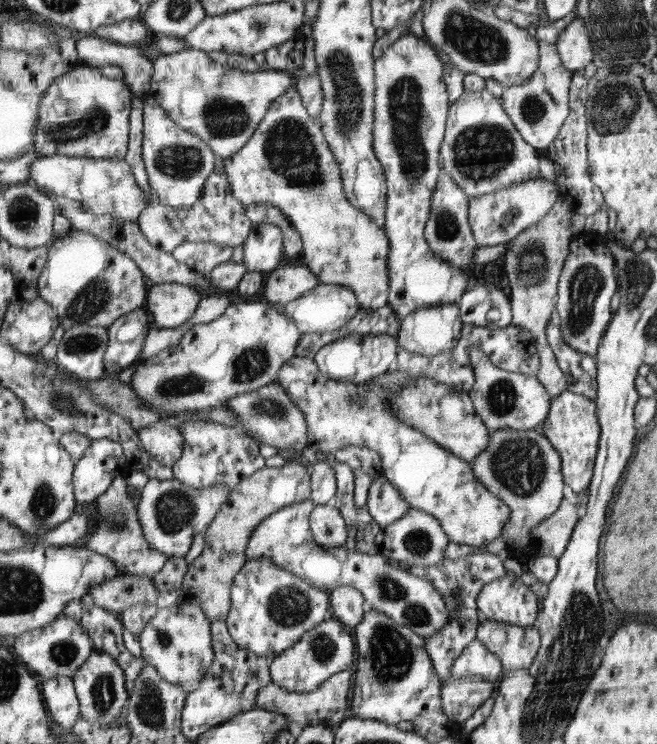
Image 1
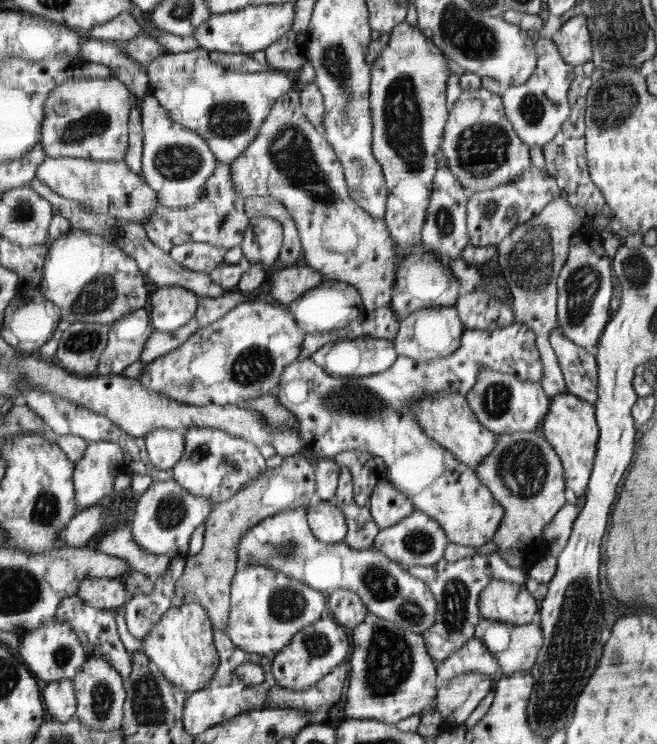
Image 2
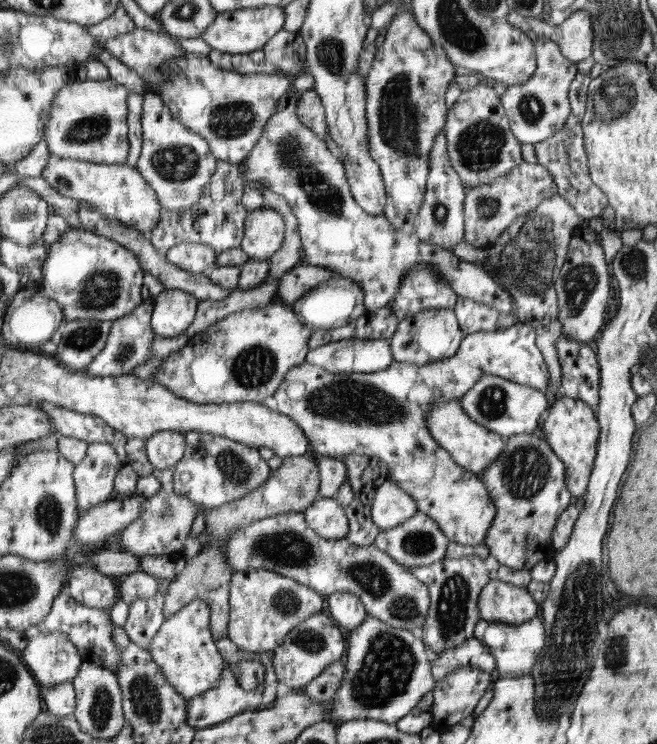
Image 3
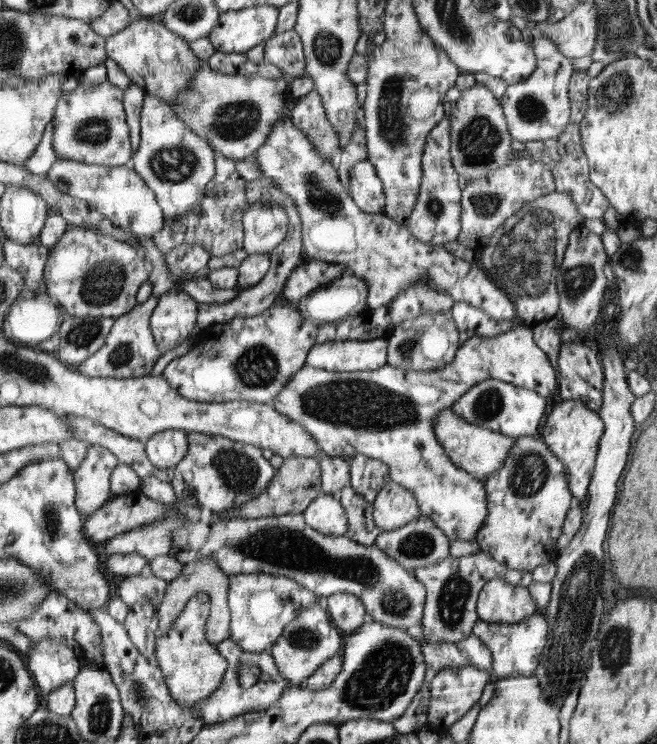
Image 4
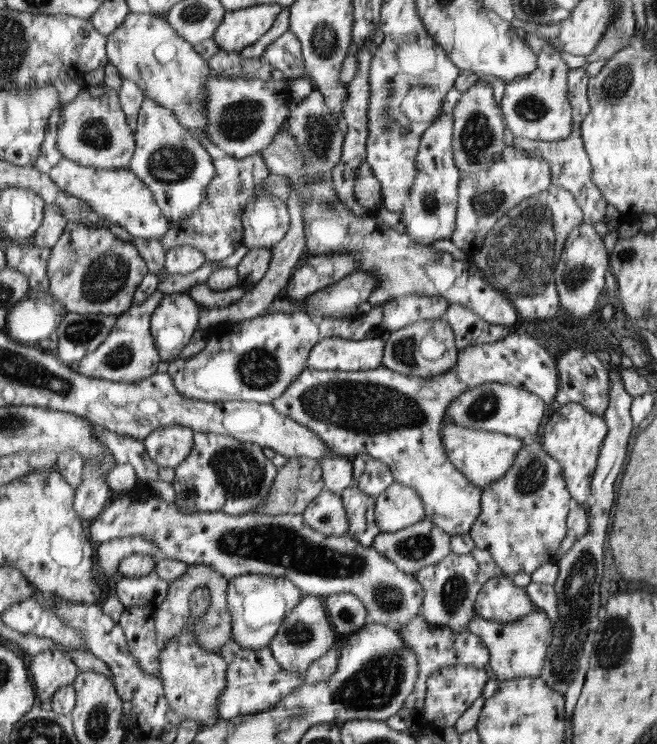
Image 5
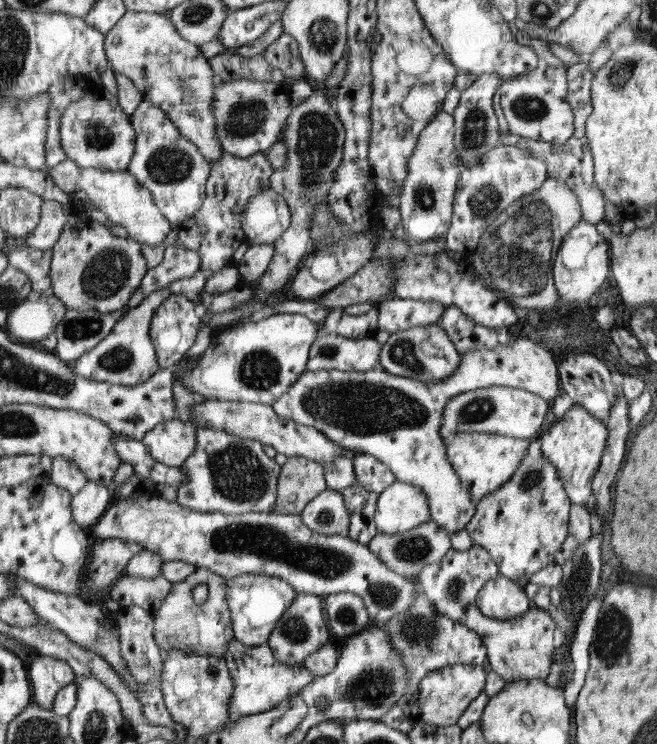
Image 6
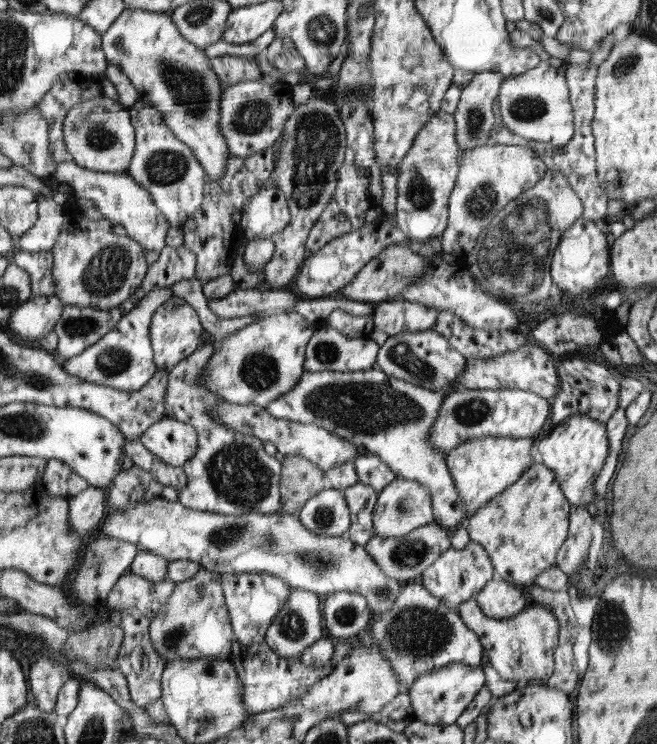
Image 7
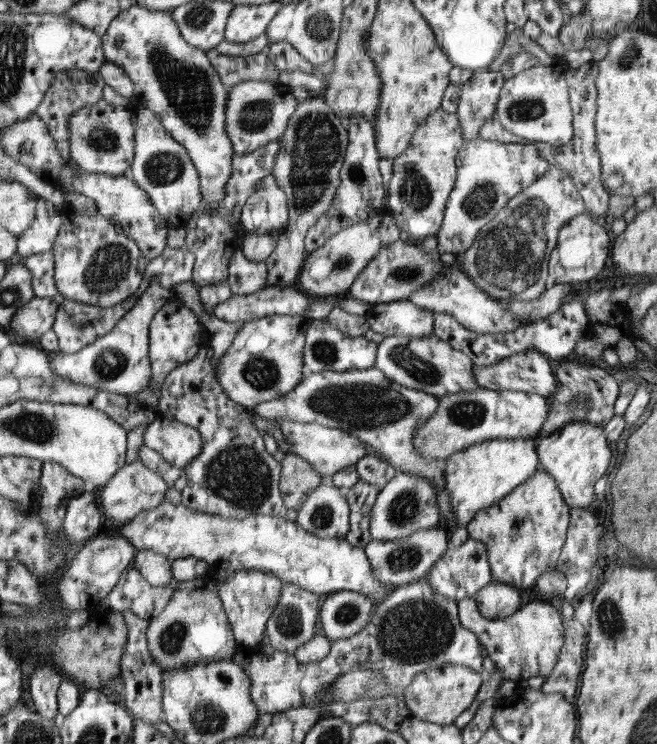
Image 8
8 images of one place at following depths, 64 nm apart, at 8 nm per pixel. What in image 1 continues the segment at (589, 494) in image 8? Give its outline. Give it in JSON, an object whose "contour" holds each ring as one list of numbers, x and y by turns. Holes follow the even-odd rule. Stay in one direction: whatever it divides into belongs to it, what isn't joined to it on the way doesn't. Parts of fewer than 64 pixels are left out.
{"contour":[[567,388,564,393,553,398,553,408,545,419,543,432,561,454,565,481,576,494,582,496,592,482,600,440,596,402,584,395,574,394]]}

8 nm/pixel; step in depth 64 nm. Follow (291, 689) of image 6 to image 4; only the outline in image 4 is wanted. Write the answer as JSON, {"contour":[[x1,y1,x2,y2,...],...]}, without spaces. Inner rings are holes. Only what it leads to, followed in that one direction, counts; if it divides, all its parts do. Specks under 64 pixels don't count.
{"contour":[[231,638,220,642,217,649,222,656,226,658,226,662,229,663,229,668,226,669,225,678,222,680,220,687,218,687,210,697,206,697,206,699,198,705,198,712,196,712,196,714,192,712,192,719,199,719,204,726,226,722,244,713,263,712,268,709,271,704,276,704,277,700,282,697,282,693,285,692,286,688,289,688,288,680,280,674,280,670,277,670,275,660,270,650,264,650,262,652,244,651,241,649,241,646,238,646,238,643,234,642],[242,663,258,665,260,668,260,675,257,682,246,689,241,687,239,681,238,670]]}

